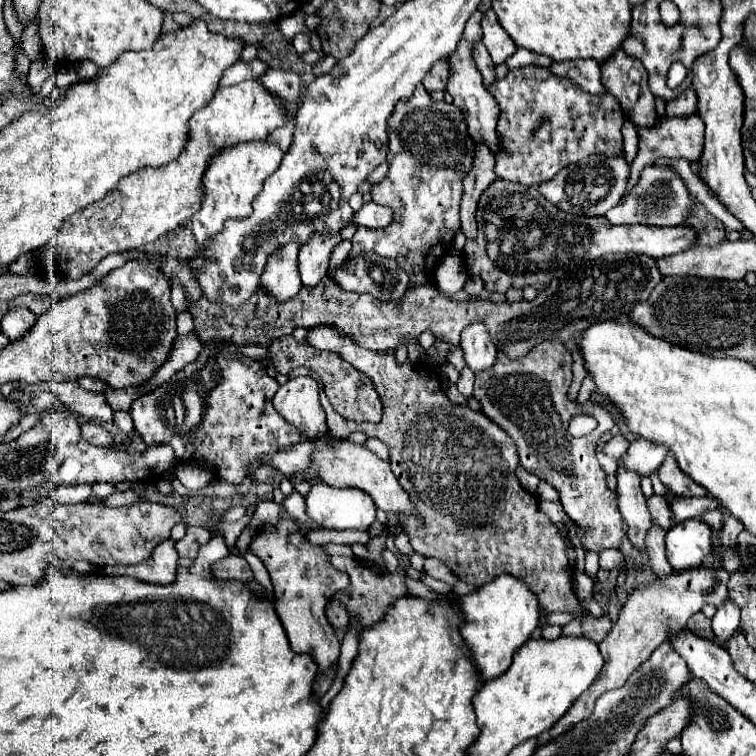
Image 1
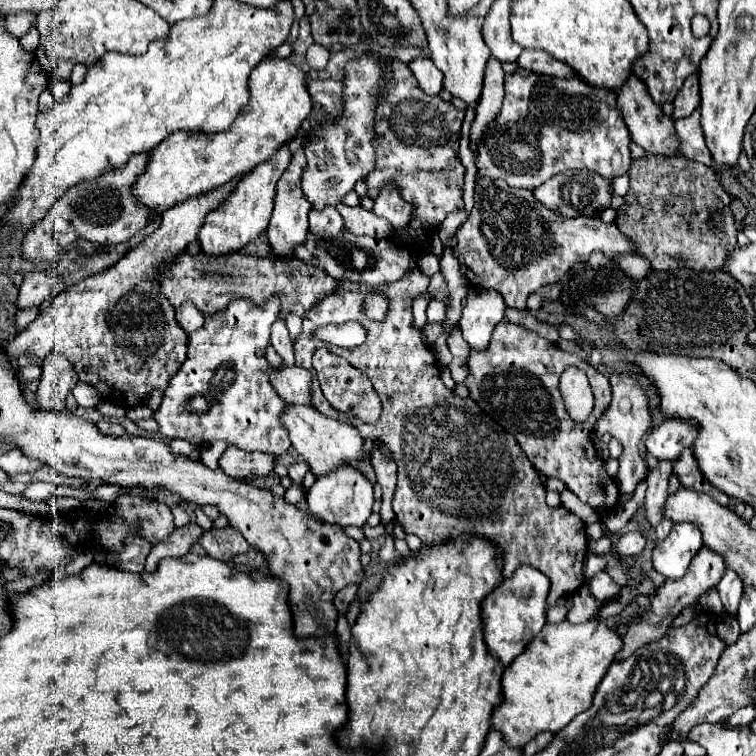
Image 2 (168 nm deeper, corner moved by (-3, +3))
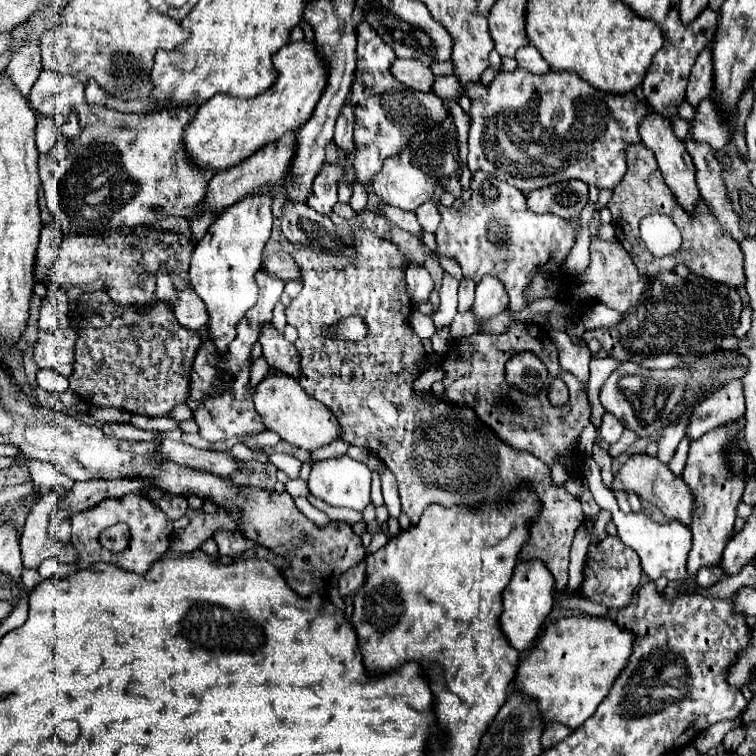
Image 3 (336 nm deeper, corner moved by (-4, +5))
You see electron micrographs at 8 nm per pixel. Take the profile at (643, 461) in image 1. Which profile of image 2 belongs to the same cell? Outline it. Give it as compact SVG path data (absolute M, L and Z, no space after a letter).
M664 420L660 426L652 428L646 436L646 448L656 458L676 460L684 448L694 444L694 434L698 434L698 426L692 422Z

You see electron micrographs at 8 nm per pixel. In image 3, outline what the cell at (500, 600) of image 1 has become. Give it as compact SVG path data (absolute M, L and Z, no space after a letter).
M527 560L515 566L513 578L503 590L503 614L499 616L499 622L501 631L517 652L527 650L539 636L539 630L553 608L553 588L555 580L541 560Z

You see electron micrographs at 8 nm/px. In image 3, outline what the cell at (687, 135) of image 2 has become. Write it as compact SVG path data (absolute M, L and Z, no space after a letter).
M711 98L701 100L697 114L689 124L691 138L695 142L709 144L713 152L723 150L731 142L731 128L723 128L723 124L719 124L719 116L715 116L715 104L711 104Z

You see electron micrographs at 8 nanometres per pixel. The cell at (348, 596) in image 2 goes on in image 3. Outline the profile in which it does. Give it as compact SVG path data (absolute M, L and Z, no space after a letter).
M365 562L355 566L355 568L349 568L341 578L339 578L339 594L341 598L347 598L351 596L357 588L361 588L365 582Z

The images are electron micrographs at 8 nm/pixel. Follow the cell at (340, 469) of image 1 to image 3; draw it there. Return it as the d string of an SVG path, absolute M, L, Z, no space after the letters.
M269 370L269 376L257 386L255 408L269 430L275 430L281 436L281 440L307 452L327 446L343 436L343 428L339 420L329 412L329 408L325 404L319 404L315 398L307 396L297 380L277 370Z

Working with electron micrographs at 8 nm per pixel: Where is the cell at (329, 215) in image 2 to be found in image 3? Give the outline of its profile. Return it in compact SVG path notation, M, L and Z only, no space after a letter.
M325 164L319 176L313 180L313 190L311 190L311 196L307 198L307 206L317 210L319 214L329 216L337 202L337 180L341 176L343 176L341 166Z

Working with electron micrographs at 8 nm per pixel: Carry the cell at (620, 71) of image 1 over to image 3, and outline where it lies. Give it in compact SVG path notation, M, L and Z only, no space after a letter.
M649 108L649 114L639 122L639 136L641 136L641 142L647 148L653 150L653 154L657 158L657 164L659 164L659 168L663 172L663 178L665 178L667 186L671 188L671 192L675 192L679 204L685 210L693 210L695 204L697 204L697 200L699 200L699 190L697 190L697 184L695 184L695 164L693 164L691 154L685 148L685 142L681 142L673 134L671 120L667 120L665 116L659 116L657 112L653 112Z

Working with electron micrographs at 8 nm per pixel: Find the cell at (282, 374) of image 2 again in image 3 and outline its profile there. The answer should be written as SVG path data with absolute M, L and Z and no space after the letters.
M273 324L265 326L265 330L259 336L259 342L263 346L263 356L271 370L285 372L287 376L299 380L299 376L301 376L299 352L295 350L295 346L291 342L287 342L283 338L283 334L279 334L273 328Z

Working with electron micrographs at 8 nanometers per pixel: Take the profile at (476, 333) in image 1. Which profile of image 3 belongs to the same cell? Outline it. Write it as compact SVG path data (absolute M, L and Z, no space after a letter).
M485 276L475 288L475 302L471 306L471 312L477 320L485 322L503 312L507 304L509 298L503 284L499 284L499 280L495 280L493 276Z

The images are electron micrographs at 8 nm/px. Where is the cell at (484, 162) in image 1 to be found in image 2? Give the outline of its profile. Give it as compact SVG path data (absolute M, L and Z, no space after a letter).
M490 58L484 76L484 90L476 108L476 120L472 124L472 136L470 136L472 148L482 138L482 130L496 118L502 98L504 98L504 70L496 58Z

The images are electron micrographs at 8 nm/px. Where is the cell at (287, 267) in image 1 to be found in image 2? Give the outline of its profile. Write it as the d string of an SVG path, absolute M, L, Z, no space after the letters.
M302 144L298 150L292 152L292 160L290 166L286 168L286 172L282 174L280 182L278 182L278 194L276 194L276 202L274 202L274 212L272 212L272 220L270 226L266 230L270 244L274 246L274 252L278 256L290 256L292 248L302 242L308 234L308 210L312 208L310 202L306 200L306 196L302 194L300 188L300 180L302 180L302 170L306 168L306 156L304 156L304 146Z

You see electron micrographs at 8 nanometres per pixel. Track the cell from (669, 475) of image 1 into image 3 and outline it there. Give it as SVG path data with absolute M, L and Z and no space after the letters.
M735 422L719 426L699 440L693 440L689 446L689 458L683 470L683 480L689 484L691 492L695 492L695 500L699 500L699 516L691 522L693 534L693 550L689 552L687 560L687 574L691 578L697 576L699 568L703 566L717 566L723 560L723 550L727 542L735 536L733 522L737 514L737 504L741 502L741 494L745 488L743 476L731 476L727 468L723 468L723 448L731 444L731 440L739 440L741 430Z

